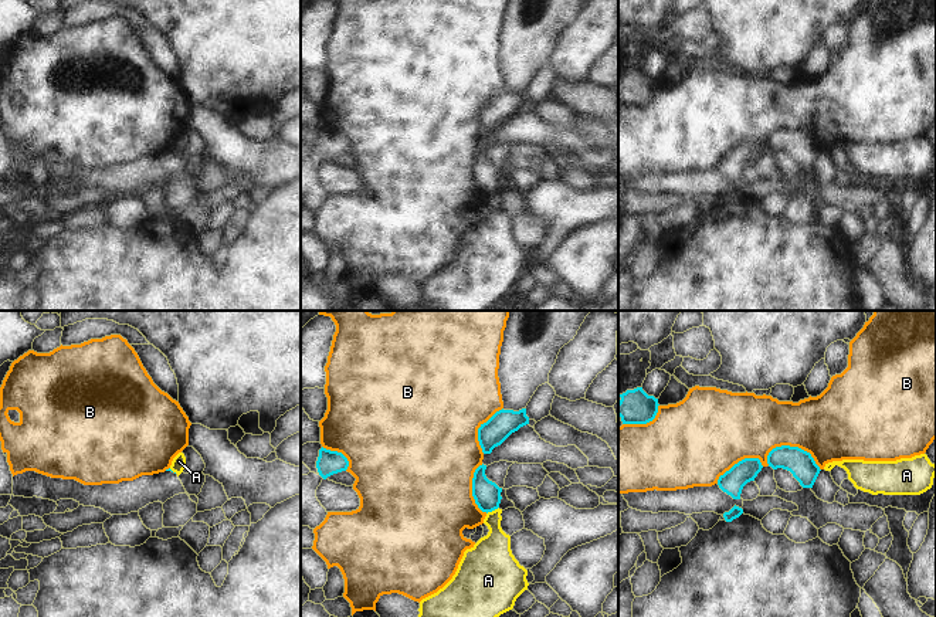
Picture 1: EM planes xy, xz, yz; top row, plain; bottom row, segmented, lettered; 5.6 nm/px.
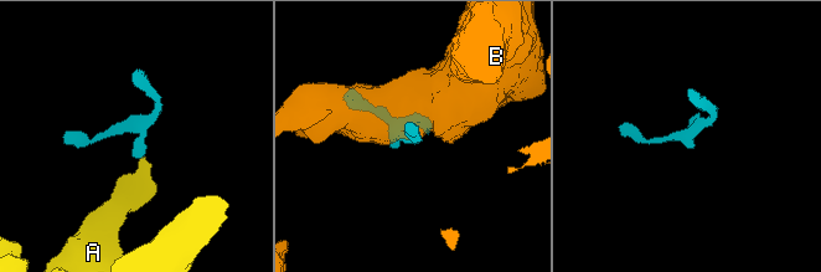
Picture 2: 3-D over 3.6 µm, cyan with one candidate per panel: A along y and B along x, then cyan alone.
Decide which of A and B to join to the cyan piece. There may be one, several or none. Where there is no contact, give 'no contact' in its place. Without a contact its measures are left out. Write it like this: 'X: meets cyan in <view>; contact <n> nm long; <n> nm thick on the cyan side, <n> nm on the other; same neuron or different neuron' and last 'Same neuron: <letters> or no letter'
A: meets cyan in xz; contact 80 nm long; 160 nm thick on the cyan side, 220 nm on the other; different neuron
B: meets cyan in yz; contact 320 nm long; 150 nm thick on the cyan side, 400 nm on the other; different neuron
Same neuron: no letter

